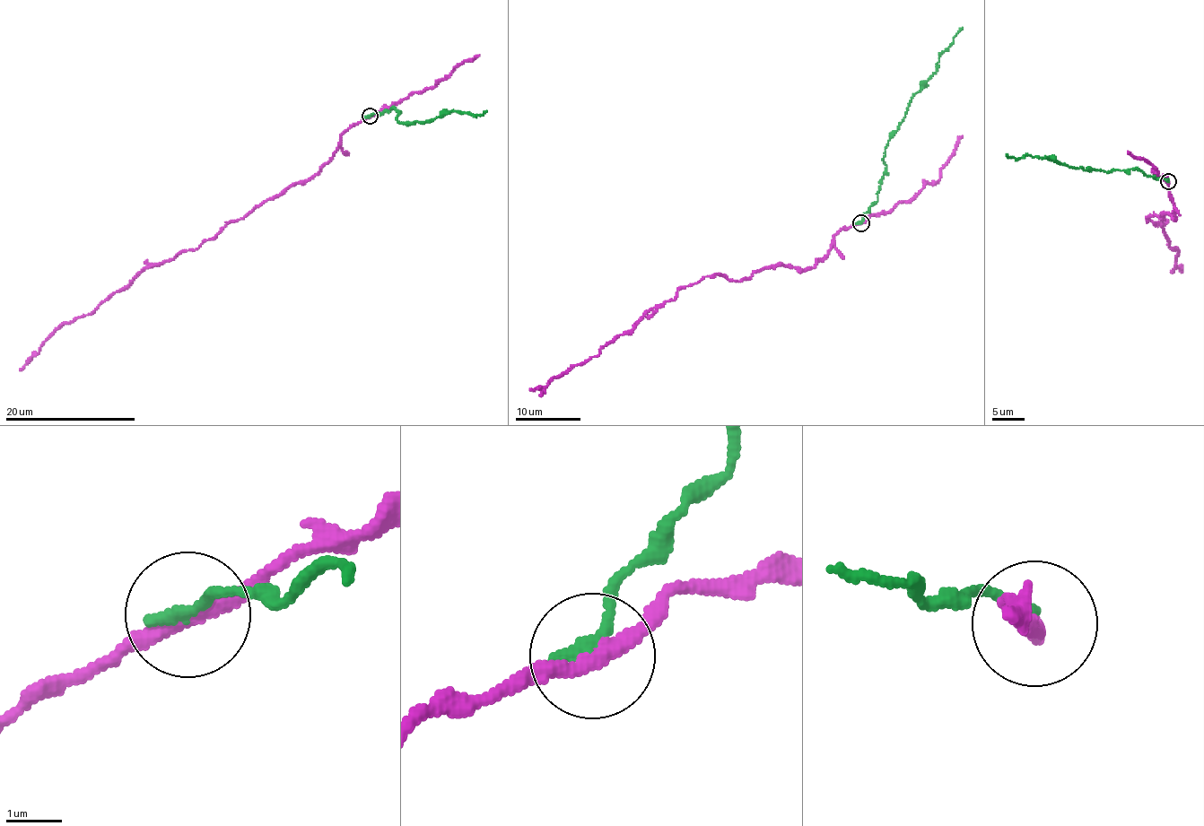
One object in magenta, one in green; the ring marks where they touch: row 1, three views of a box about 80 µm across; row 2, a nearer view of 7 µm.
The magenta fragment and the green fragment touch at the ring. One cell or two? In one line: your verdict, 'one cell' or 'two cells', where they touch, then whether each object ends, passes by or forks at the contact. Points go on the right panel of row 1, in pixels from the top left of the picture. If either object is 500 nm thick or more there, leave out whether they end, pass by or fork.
two cells; place (1168, 181); magenta passes by; green ends

